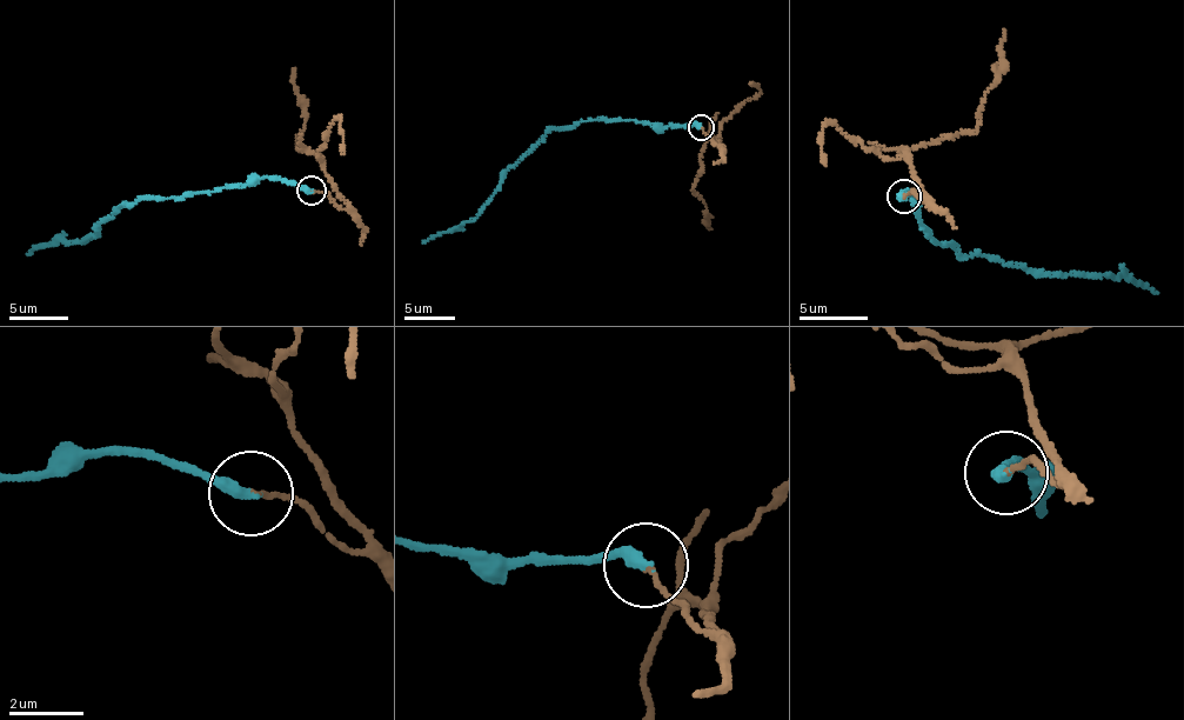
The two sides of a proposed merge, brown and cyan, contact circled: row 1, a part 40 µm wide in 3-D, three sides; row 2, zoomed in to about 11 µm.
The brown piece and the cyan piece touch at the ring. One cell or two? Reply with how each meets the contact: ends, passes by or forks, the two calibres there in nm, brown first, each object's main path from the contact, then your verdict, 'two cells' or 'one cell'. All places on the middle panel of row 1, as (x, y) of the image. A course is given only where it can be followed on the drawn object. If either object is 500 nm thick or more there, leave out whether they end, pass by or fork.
brown ends | cyan ends | 140/340 nm | brown via (701, 128), (717, 142), (708, 138), (691, 191), (707, 211), (709, 230) | cyan via (701, 128), (602, 119), (555, 127), (506, 172), (500, 187), (475, 218), (422, 242) | two cells

